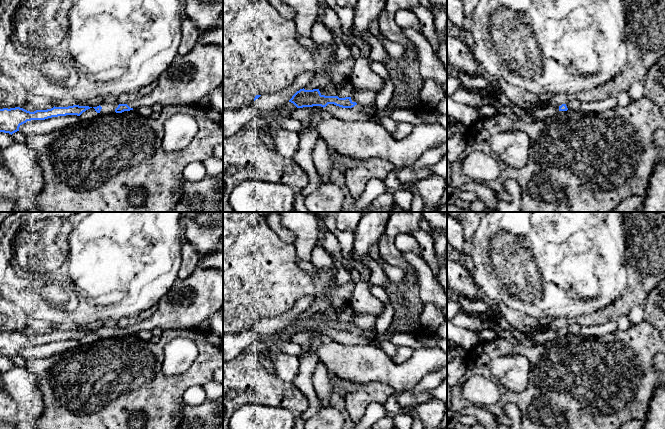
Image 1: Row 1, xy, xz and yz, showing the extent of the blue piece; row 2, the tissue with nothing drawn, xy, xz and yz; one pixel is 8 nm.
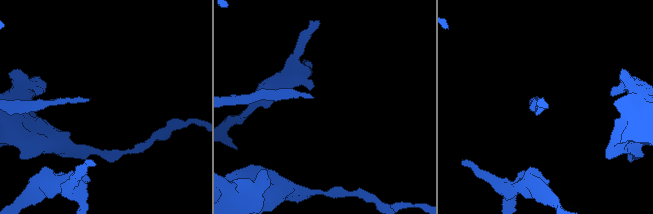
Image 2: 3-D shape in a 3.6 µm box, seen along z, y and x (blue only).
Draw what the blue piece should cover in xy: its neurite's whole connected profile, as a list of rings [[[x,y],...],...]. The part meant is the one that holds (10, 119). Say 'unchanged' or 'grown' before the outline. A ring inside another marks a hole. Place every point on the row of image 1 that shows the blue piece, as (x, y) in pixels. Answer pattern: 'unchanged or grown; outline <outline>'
unchanged; outline [[[73,105],[68,107],[53,107],[47,110],[27,111],[20,107],[0,109],[0,132],[13,134],[19,131],[19,127],[31,120],[45,120],[52,117],[77,115],[90,109],[89,106]]]

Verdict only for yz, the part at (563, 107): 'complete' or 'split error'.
split error

